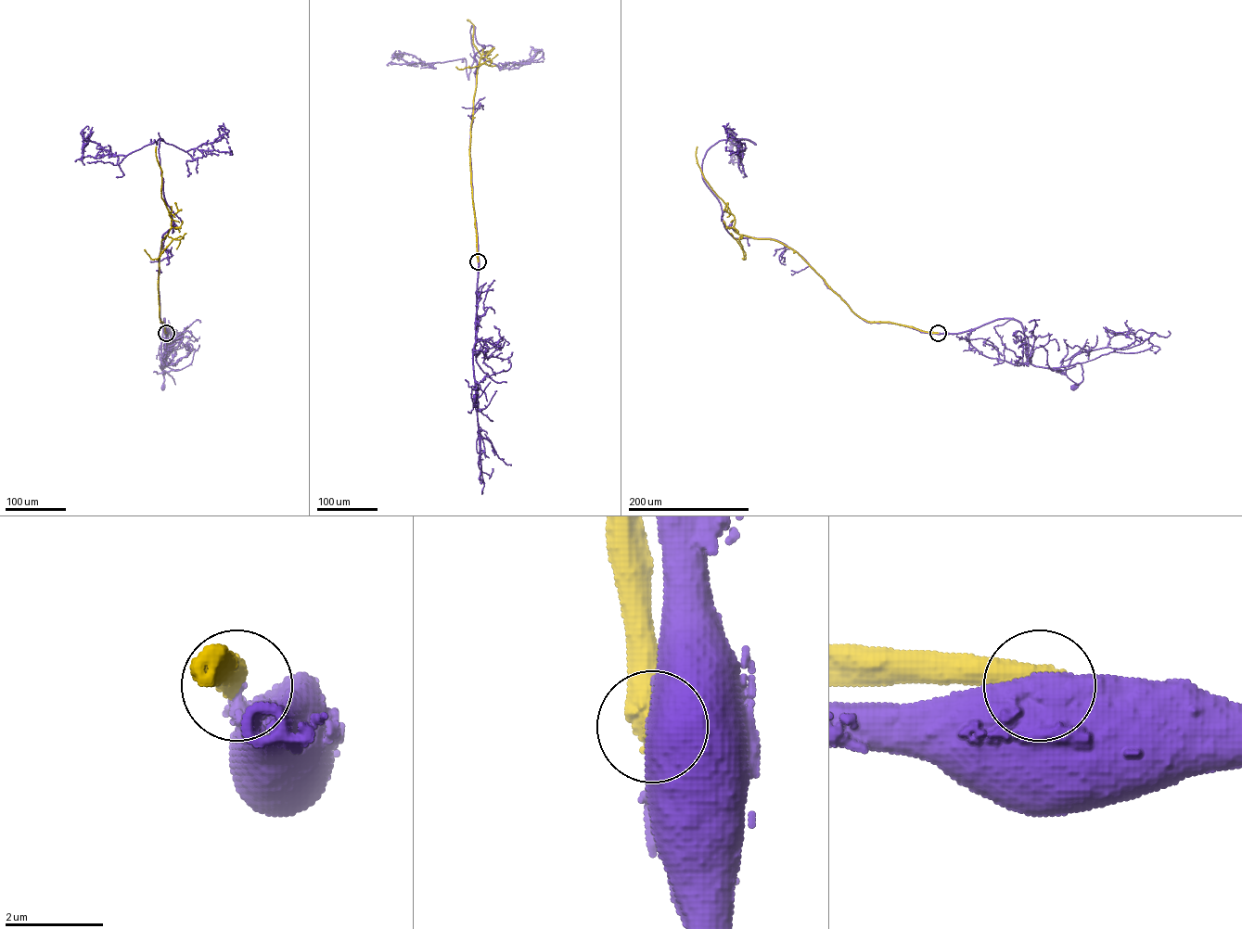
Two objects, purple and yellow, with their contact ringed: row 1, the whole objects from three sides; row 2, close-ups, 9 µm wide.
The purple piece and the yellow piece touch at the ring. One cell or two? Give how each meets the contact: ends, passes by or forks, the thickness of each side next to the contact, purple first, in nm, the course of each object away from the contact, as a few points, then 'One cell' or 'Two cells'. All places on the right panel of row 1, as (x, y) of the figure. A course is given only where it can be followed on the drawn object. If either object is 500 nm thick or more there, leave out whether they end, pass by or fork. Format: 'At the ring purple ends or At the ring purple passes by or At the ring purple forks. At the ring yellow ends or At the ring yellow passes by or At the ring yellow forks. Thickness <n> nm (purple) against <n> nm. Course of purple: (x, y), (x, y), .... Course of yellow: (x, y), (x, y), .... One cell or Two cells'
Thickness 700 nm (purple) against 550 nm. Course of purple: (938, 333), (961, 333), (999, 319), (1017, 320), (1030, 363), (1050, 368), (1081, 364), (1082, 380), (1074, 387). Course of yellow: (938, 333), (866, 321), (794, 250), (774, 240), (737, 234), (734, 216), (704, 177), (696, 156), (697, 146). Two cells

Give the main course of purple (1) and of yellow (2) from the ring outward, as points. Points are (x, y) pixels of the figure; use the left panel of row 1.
1: (166, 333), (164, 318), (160, 347), (163, 387)
2: (166, 333), (160, 319), (158, 280), (161, 241), (171, 227), (172, 219), (161, 197), (161, 171), (156, 146)

